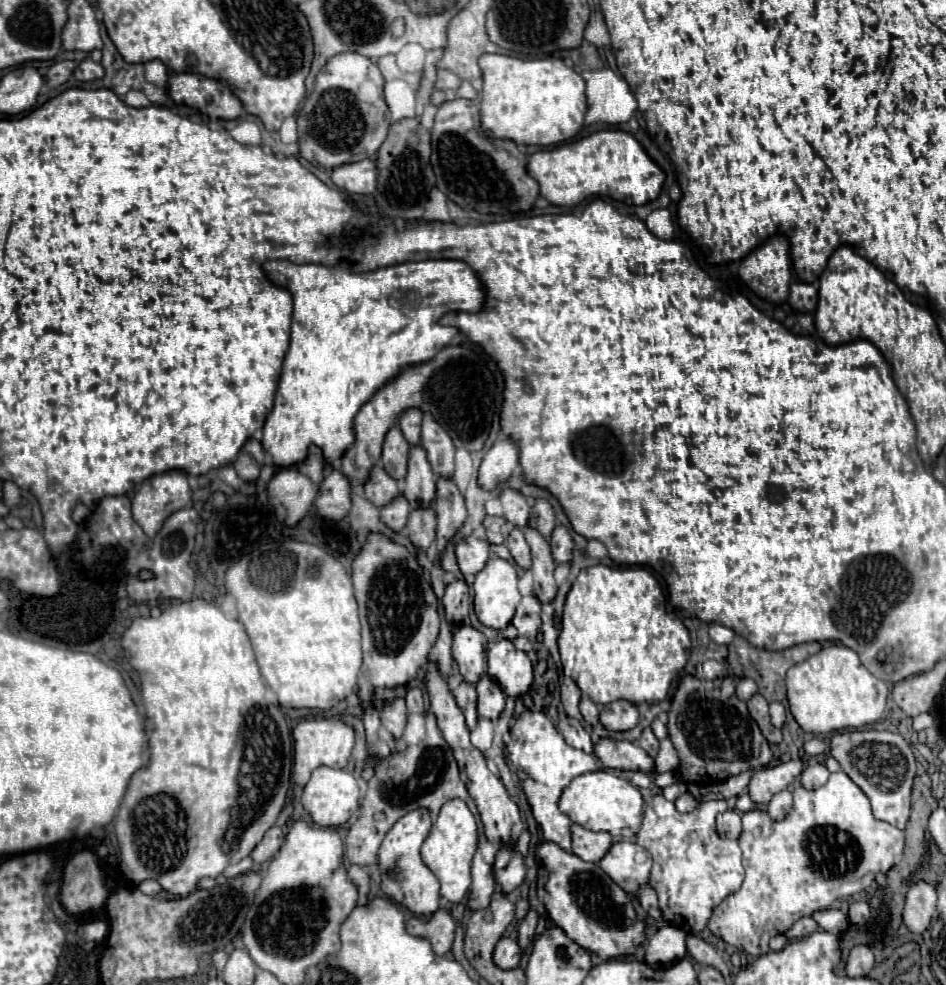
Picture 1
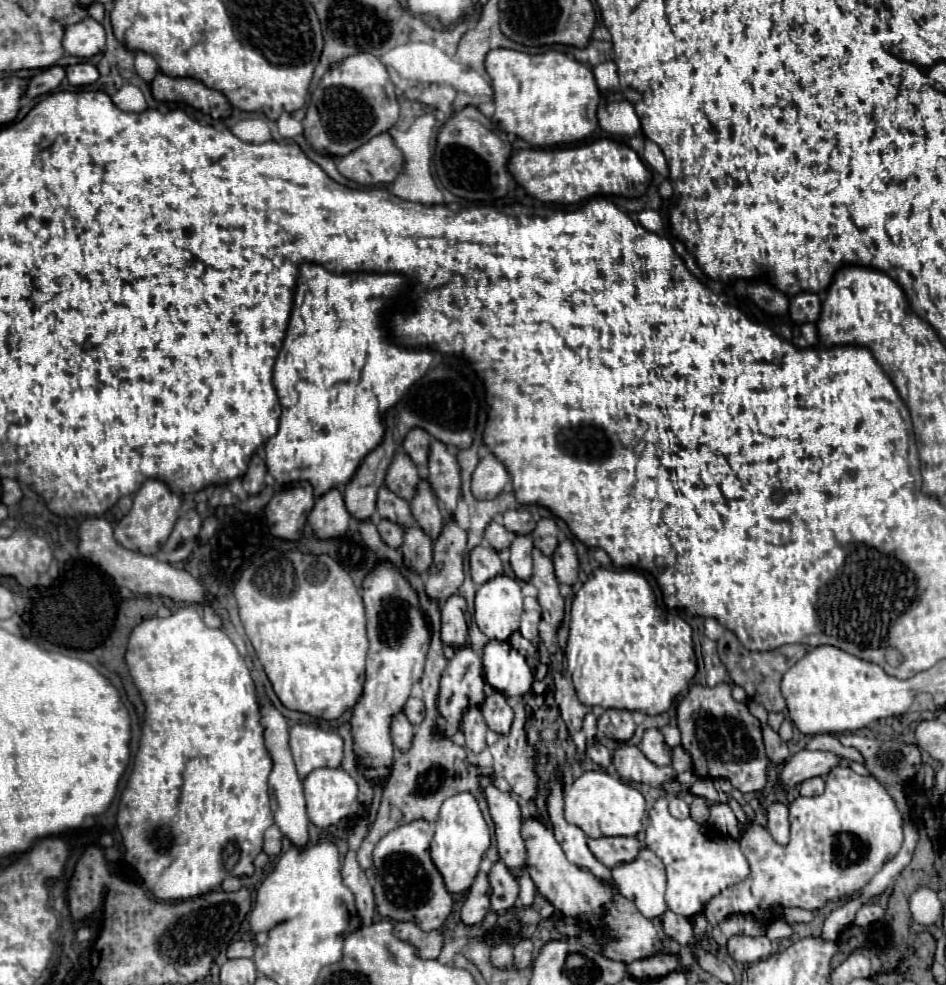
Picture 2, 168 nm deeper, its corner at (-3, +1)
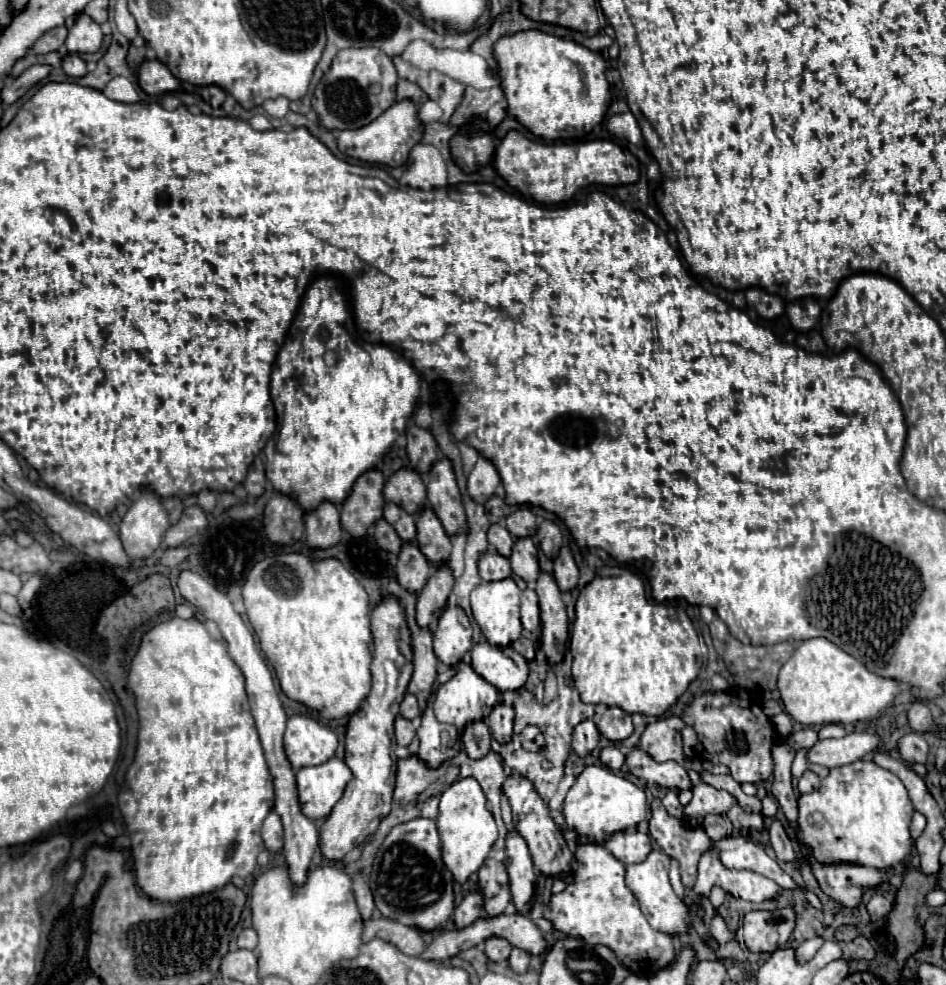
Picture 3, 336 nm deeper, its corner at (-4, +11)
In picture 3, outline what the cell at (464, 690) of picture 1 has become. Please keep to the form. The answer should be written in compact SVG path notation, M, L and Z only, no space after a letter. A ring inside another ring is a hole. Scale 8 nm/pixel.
M475 721L475 723L467 725L461 741L463 741L465 753L471 759L481 759L481 757L485 757L489 753L491 733L489 733L489 729L487 729L487 725L483 721Z

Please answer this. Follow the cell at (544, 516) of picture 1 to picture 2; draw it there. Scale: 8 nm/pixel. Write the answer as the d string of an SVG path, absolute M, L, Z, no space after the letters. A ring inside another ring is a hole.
M542 517L536 525L536 529L532 531L532 541L538 549L544 551L544 555L552 555L556 545L558 545L558 525L552 517Z

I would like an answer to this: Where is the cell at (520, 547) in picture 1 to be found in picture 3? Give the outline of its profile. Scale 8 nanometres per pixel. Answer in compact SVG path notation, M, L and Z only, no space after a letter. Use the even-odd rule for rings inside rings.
M529 537L517 539L513 545L513 553L509 557L513 573L519 575L525 583L535 583L539 577L539 561L537 547Z

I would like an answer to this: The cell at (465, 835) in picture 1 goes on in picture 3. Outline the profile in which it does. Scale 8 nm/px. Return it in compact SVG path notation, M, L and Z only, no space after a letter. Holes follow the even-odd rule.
M471 777L459 779L453 783L443 795L439 803L439 815L435 819L439 837L441 837L441 851L443 863L453 873L457 883L465 883L471 873L477 873L483 861L487 859L495 839L497 839L497 825L493 813L487 807L487 799L479 787L479 783Z

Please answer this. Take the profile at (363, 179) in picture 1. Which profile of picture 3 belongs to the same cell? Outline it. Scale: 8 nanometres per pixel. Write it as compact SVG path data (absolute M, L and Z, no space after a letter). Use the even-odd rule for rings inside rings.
M411 99L397 101L395 105L391 105L391 109L387 109L387 113L371 121L371 125L365 125L363 129L339 131L337 139L339 149L353 159L361 159L367 163L381 163L389 167L401 167L407 161L411 147L423 139L425 125L419 121L417 111L419 107Z

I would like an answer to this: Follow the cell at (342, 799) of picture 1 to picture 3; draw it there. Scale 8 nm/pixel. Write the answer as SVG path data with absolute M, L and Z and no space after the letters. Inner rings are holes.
M331 757L323 765L299 769L295 773L295 783L303 815L313 821L325 819L341 799L351 777L351 769L337 757Z

